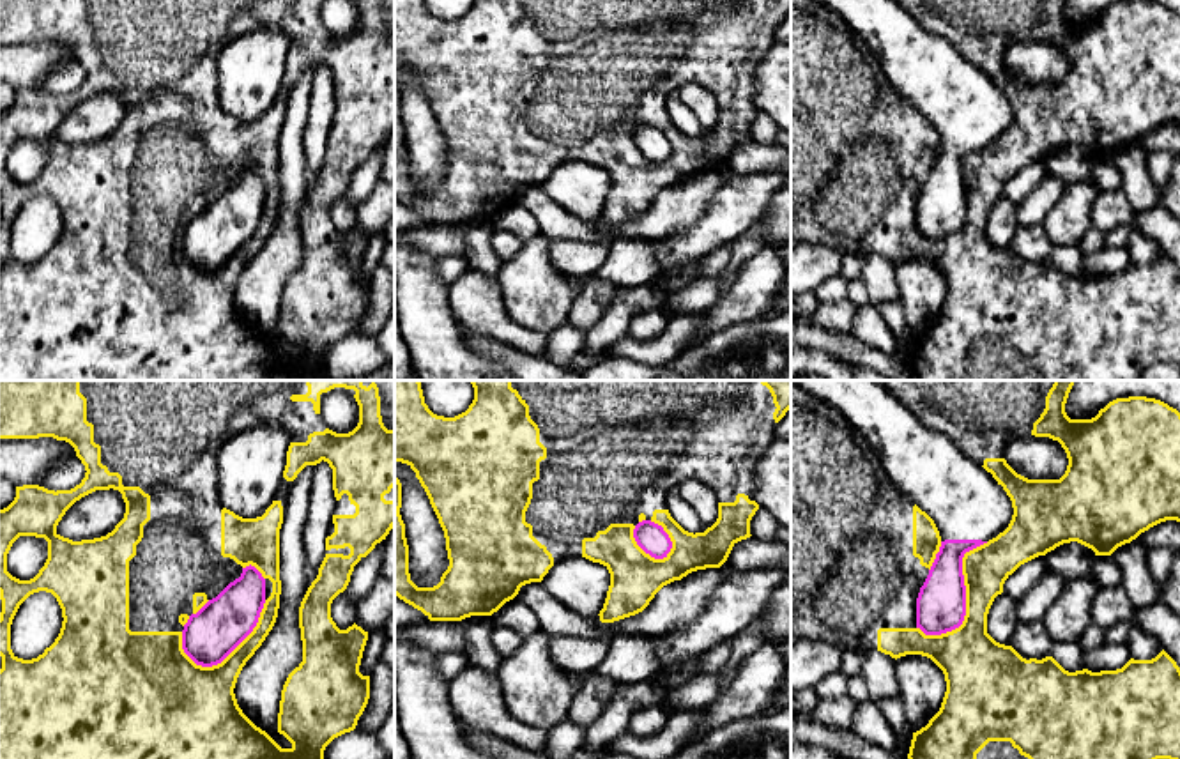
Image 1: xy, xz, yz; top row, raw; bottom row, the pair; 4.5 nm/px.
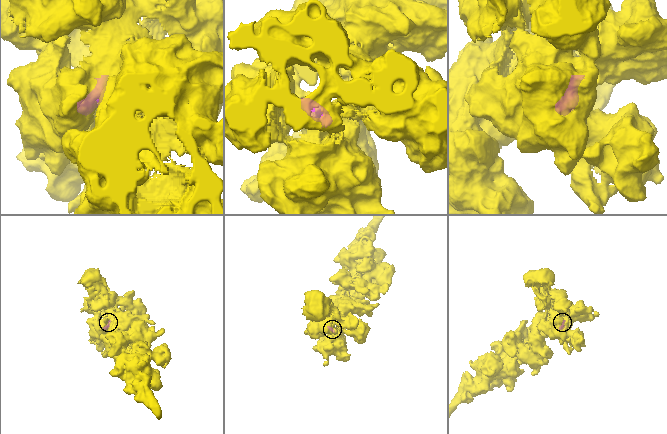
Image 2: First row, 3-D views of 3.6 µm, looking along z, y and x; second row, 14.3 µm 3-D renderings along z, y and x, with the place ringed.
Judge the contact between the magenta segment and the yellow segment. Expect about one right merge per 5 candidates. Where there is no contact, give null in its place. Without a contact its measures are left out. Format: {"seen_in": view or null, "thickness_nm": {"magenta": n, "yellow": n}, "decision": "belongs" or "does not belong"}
{"seen_in": "yz", "thickness_nm": {"magenta": 220, "yellow": 220}, "decision": "does not belong"}

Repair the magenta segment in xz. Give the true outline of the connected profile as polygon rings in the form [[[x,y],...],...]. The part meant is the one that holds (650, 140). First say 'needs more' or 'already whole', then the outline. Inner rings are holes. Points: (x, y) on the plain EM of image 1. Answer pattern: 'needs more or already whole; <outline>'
already whole; [[[642,124],[633,133],[637,149],[655,163],[663,163],[672,152],[672,145],[662,129]]]

